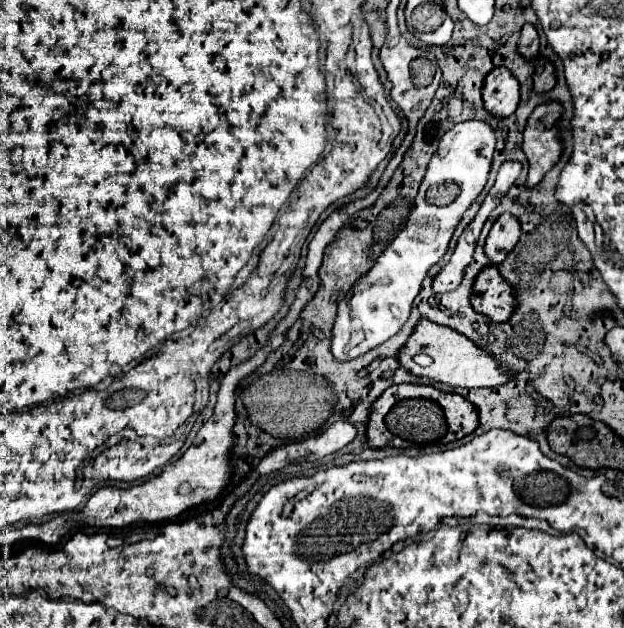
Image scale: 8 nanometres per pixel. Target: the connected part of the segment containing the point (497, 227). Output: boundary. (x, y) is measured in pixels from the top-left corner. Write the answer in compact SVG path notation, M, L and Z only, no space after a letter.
M501 214L497 222L493 224L489 238L485 242L485 252L493 264L499 264L505 260L505 256L515 248L521 236L519 220L515 220L513 214Z

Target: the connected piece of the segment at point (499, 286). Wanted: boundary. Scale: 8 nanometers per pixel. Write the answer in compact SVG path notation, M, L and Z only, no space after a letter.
M487 266L475 280L471 304L475 312L485 314L493 322L507 322L515 310L515 290L495 266Z

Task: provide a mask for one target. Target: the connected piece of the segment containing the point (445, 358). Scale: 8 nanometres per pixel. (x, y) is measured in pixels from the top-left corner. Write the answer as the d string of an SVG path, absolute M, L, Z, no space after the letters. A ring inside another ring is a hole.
M421 320L417 324L409 342L401 348L399 362L401 362L401 366L405 366L415 376L427 376L435 382L449 384L449 386L461 386L461 388L493 388L493 386L505 384L513 376L511 372L503 370L501 364L487 350L475 346L467 336L463 336L463 334L459 334L447 326L433 324L429 320ZM421 354L431 358L431 362L427 366L421 366L415 360Z

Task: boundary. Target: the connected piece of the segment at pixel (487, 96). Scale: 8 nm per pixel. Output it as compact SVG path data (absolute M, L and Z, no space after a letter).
M495 68L483 86L485 108L495 116L511 116L519 106L519 82L509 68Z

